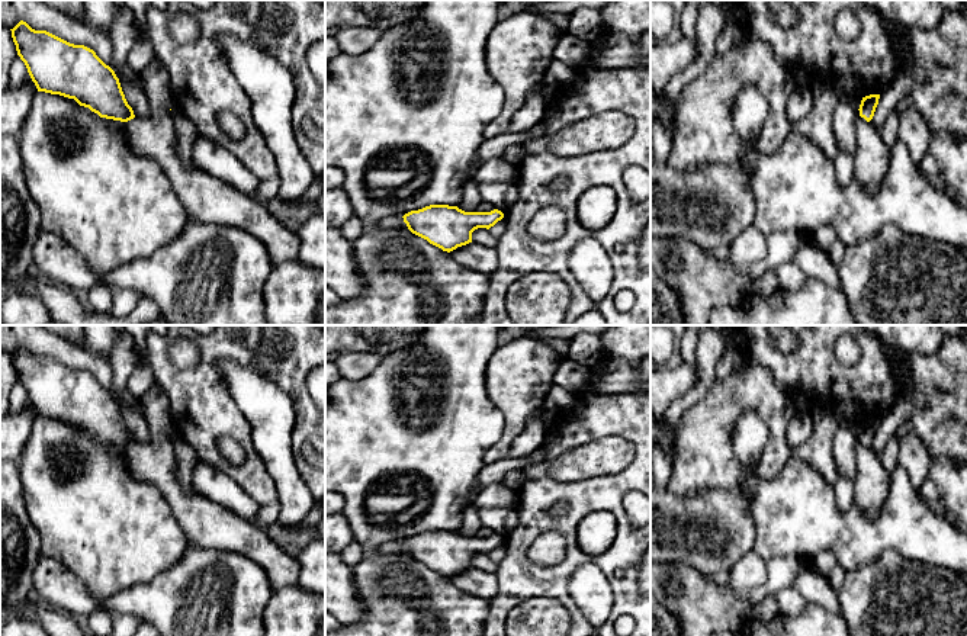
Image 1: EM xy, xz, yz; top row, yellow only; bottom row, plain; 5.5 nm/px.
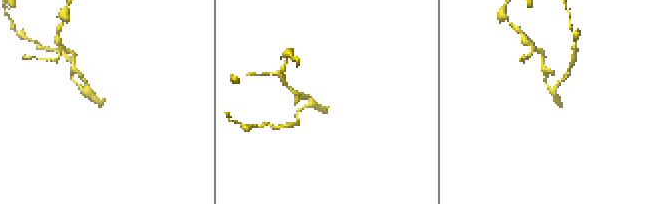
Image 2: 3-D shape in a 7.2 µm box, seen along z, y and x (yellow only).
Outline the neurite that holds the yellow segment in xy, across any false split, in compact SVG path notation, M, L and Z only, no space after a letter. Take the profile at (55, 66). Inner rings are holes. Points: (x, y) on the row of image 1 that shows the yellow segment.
M23 20L10 30L38 91L74 99L100 118L121 122L135 118L115 71L93 49L35 30Z

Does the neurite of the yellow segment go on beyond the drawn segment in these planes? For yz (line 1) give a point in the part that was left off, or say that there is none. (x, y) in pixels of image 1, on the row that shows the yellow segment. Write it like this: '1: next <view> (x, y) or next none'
1: next none

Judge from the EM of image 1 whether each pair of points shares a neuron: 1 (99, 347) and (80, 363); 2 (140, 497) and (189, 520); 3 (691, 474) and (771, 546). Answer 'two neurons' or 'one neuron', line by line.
1: two neurons
2: two neurons
3: two neurons

